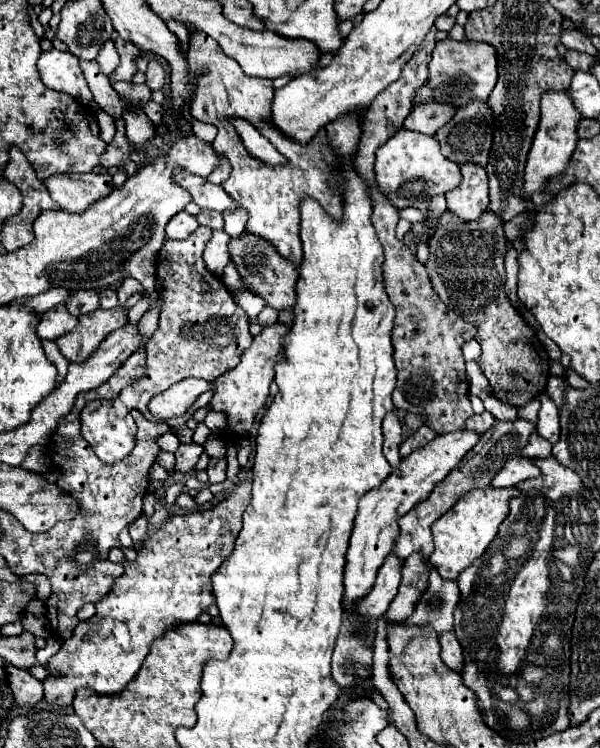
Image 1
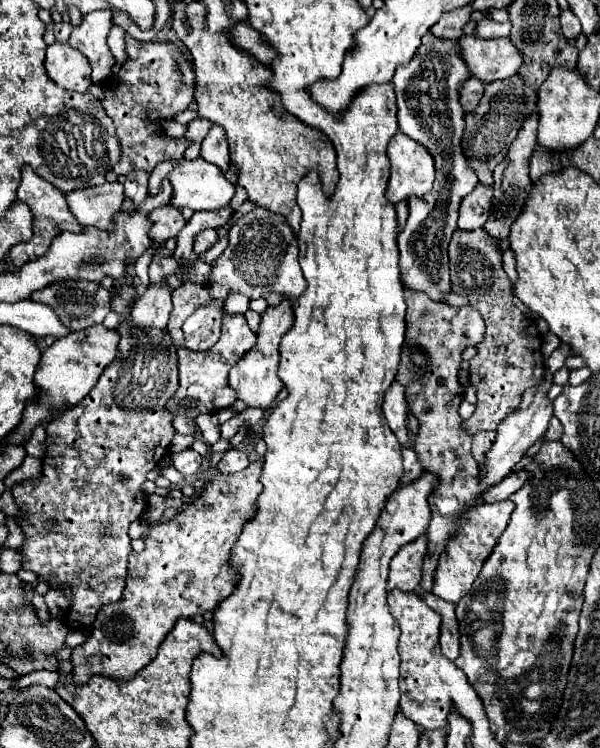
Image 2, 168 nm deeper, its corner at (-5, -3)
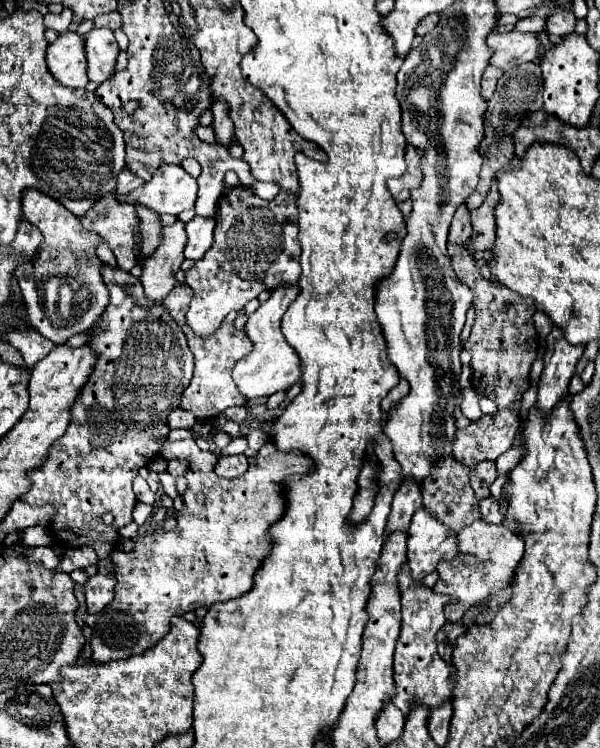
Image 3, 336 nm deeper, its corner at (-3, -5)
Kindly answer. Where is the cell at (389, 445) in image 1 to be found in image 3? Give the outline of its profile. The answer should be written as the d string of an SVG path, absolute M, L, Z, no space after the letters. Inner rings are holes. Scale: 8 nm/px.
M401 378L401 382L383 398L383 402L381 402L381 410L383 412L389 412L391 410L391 406L397 402L397 400L401 400L403 396L407 396L407 392L409 392L409 384L405 382L405 378Z

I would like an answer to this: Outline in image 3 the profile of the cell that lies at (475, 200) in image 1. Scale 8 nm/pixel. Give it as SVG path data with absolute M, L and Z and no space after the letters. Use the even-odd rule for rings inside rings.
M459 206L453 222L451 222L451 234L449 234L449 244L463 244L471 236L471 222L469 222L469 210L465 206Z

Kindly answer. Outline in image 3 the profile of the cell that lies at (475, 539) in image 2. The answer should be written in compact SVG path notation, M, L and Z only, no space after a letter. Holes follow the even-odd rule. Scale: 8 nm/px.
M477 520L471 526L465 526L459 534L457 556L437 566L439 580L433 586L437 594L447 594L457 598L457 604L449 604L445 608L447 622L451 624L461 622L463 614L471 606L497 604L509 598L509 582L513 582L513 570L517 570L517 564L523 558L523 546L525 546L523 540L501 524L493 526L483 520Z

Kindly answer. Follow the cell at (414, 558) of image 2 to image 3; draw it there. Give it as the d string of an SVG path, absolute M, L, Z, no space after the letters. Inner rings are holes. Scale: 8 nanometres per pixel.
M419 508L411 520L407 538L407 560L415 580L431 574L439 562L457 554L457 532L441 524L429 510Z

